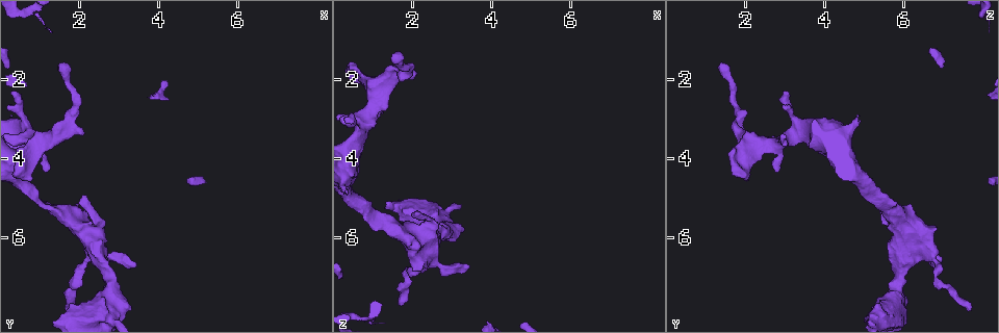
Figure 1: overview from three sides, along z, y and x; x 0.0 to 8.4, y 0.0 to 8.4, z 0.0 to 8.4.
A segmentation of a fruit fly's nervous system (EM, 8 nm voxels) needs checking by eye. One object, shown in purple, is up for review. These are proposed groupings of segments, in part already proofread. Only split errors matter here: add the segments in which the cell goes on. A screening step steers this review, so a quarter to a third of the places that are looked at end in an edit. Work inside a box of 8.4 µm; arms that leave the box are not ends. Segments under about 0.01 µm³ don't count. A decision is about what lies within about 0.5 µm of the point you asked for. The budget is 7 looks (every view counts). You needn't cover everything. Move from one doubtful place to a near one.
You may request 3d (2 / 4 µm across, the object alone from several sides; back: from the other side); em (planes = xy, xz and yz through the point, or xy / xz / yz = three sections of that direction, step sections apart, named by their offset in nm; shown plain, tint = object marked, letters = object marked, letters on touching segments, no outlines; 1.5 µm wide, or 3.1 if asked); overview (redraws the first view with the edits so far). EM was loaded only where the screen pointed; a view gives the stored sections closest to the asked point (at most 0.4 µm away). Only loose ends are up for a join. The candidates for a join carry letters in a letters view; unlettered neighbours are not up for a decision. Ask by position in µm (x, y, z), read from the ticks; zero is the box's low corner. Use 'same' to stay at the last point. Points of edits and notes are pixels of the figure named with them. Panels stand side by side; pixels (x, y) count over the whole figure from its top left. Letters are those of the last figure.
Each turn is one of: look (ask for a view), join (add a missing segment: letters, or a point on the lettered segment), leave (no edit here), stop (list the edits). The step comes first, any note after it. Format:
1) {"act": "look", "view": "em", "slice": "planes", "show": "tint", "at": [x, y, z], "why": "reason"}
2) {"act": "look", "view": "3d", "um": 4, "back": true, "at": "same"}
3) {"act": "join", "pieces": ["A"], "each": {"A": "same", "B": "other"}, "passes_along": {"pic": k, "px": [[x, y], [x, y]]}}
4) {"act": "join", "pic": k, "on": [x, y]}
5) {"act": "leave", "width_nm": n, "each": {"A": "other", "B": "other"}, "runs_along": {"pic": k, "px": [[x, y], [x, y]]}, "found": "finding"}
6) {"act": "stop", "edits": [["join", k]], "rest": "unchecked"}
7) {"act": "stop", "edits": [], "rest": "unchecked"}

{"act": "look", "view": "em", "slice": "xy", "step": 8, "show": "tint", "at": [3.45, 6.70, 6.75], "why": "free end"}

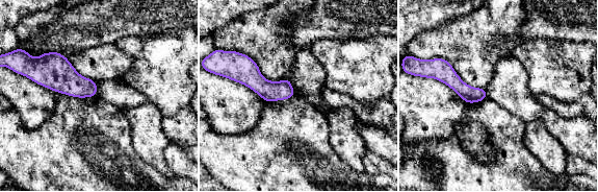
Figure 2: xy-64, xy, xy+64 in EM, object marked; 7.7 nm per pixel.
{"act": "look", "view": "em", "slice": "planes", "show": "letters", "at": "same", "why": "another direction"}

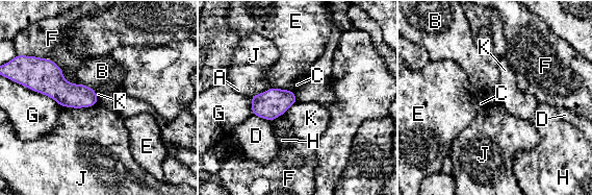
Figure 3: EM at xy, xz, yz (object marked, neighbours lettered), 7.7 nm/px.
{"act": "leave", "each": {"A": "other", "B": "other", "C": "other", "D": "other", "E": "other", "F": "other", "G": "other", "H": "other", "J": "other", "K": "other"}, "border": {"pic": 3, "px": [[298, 101], [284, 114]]}, "found": "no lettered segment goes on from it"}

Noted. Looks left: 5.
{"act": "look", "view": "3d", "um": 2, "at": [1.70, 7.80, 7.60], "why": "thin end"}

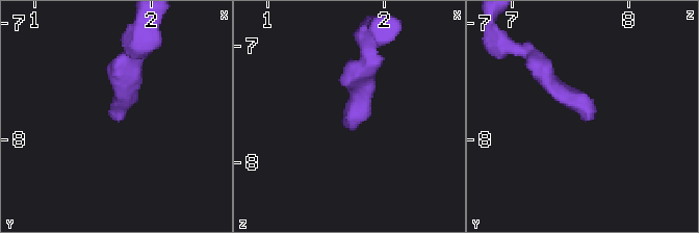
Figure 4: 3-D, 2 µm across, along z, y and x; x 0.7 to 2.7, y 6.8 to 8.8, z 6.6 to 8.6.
{"act": "look", "view": "em", "slice": "planes", "show": "letters", "at": [1.70, 7.84, 7.66]}

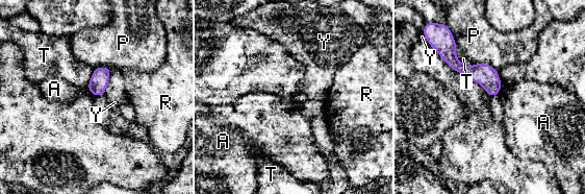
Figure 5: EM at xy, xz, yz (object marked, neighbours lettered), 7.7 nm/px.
{"act": "leave", "width_nm": 140, "each": {"A": "other", "P": "other", "R": "other", "T": "other", "Y": "other"}, "border": {"pic": 5, "px": [[86, 87], [91, 92]]}, "found": "no lettered segment goes on from it"}

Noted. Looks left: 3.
{"act": "look", "view": "em", "slice": "planes", "show": "plain", "at": [1.55, 1.60, 1.45], "why": "thin end"}

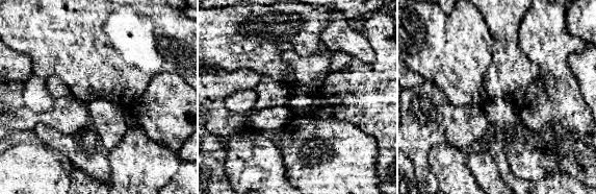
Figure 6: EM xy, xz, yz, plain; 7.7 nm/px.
{"act": "look", "view": "em", "slice": "planes", "show": "letters", "at": "same", "why": "what lies round it"}

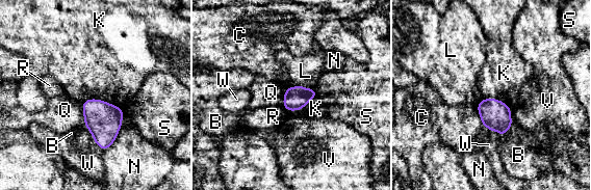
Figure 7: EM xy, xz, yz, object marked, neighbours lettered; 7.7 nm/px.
{"act": "leave", "width_nm": 180, "each": {"B": "other", "C": "other", "K": "other", "L": "other", "N": "other", "Q": "other", "R": "other", "S": "other", "V": "other", "W": "other"}, "border": {"pic": 7, "px": [[317, 96], [300, 109], [282, 105]]}, "found": "none of them fits"}

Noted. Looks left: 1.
{"act": "stop", "edits": [], "rest": "unchecked"}

